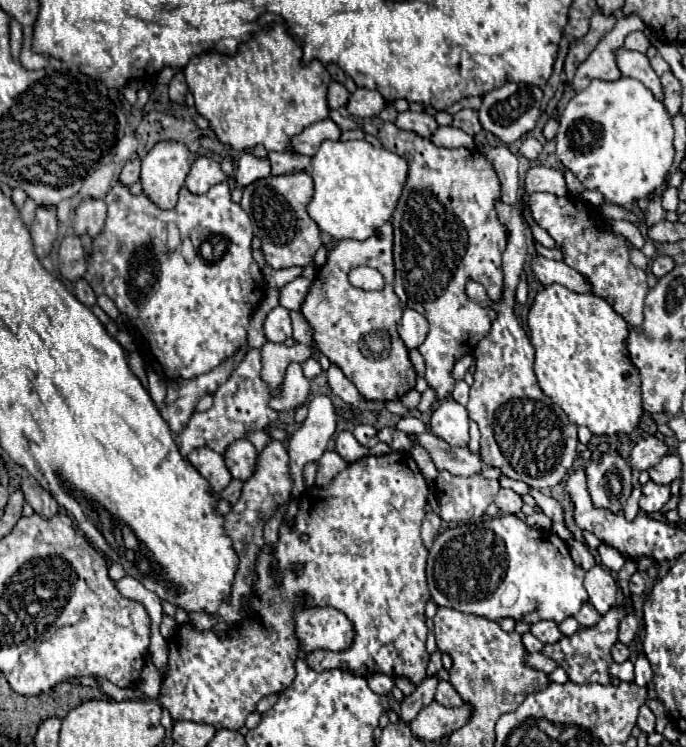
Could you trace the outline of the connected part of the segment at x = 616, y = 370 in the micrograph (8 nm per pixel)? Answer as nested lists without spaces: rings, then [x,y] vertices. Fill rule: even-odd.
[[[550,285],[536,295],[528,313],[530,339],[536,349],[534,371],[540,389],[568,415],[570,423],[584,425],[594,435],[628,435],[636,429],[642,417],[640,373],[632,365],[626,339],[628,323],[598,295],[572,293],[562,285]]]

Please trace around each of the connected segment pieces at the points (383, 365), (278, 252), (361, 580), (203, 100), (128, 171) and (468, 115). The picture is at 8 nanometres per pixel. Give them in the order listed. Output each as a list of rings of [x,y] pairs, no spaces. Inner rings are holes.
[[[384,223],[380,229],[376,229],[376,233],[368,237],[366,241],[354,241],[354,239],[338,241],[338,245],[328,253],[326,265],[318,269],[316,279],[310,287],[310,293],[302,305],[302,313],[314,329],[314,341],[318,349],[330,359],[330,363],[338,365],[344,371],[344,375],[358,387],[362,397],[370,401],[400,401],[414,387],[416,371],[412,367],[404,341],[396,333],[396,325],[402,317],[402,303],[398,295],[394,293],[394,259],[392,259],[392,225],[390,223]],[[356,265],[368,265],[378,269],[386,281],[384,289],[364,291],[350,285],[348,273]]]
[[[306,171],[264,177],[248,187],[244,187],[244,197],[240,207],[248,213],[254,235],[262,241],[262,253],[270,267],[308,267],[314,265],[314,253],[322,247],[322,237],[318,225],[310,219],[306,207],[314,195],[312,177]]]
[[[392,451],[388,455],[380,455],[380,457],[374,457],[374,455],[368,455],[356,463],[350,463],[342,473],[338,473],[334,477],[334,481],[328,485],[328,487],[312,487],[308,491],[304,491],[300,495],[300,503],[298,503],[298,515],[296,515],[296,521],[294,521],[294,527],[288,529],[286,525],[282,525],[280,529],[280,539],[278,539],[278,547],[276,547],[276,553],[270,553],[268,547],[264,547],[264,553],[260,553],[260,561],[256,561],[256,573],[260,573],[260,577],[256,579],[256,595],[252,597],[252,601],[248,601],[248,617],[244,617],[244,625],[238,625],[238,631],[234,631],[230,637],[226,639],[218,639],[212,631],[208,633],[200,633],[196,629],[192,629],[192,625],[184,625],[184,627],[178,627],[176,633],[168,639],[168,647],[170,647],[170,661],[168,661],[168,673],[164,677],[164,685],[162,685],[162,693],[158,697],[158,703],[162,707],[166,707],[172,715],[174,721],[180,721],[180,719],[188,719],[188,721],[194,721],[194,723],[206,723],[206,725],[212,725],[216,729],[240,729],[244,727],[244,721],[250,713],[256,711],[256,705],[262,697],[266,695],[272,695],[272,693],[280,693],[284,689],[288,689],[296,677],[296,669],[294,669],[294,663],[298,659],[298,653],[300,653],[300,641],[296,639],[294,635],[294,629],[296,629],[296,619],[294,619],[294,613],[300,605],[306,605],[306,607],[334,607],[338,611],[342,611],[350,623],[352,623],[352,629],[354,629],[354,641],[348,649],[340,651],[340,653],[330,653],[326,649],[316,649],[316,651],[310,651],[306,653],[306,663],[314,669],[314,671],[326,671],[326,669],[348,669],[350,673],[356,673],[360,677],[370,677],[374,673],[386,673],[386,675],[392,675],[392,677],[408,677],[412,683],[420,683],[424,677],[426,677],[426,665],[428,665],[428,651],[426,651],[426,615],[424,615],[424,607],[426,603],[430,601],[430,593],[428,593],[428,585],[426,585],[426,557],[428,557],[428,551],[424,549],[422,545],[422,539],[420,539],[420,525],[426,517],[426,499],[428,499],[428,485],[426,485],[426,479],[424,475],[420,473],[416,461],[412,459],[412,455],[408,451]],[[306,533],[310,535],[310,539],[304,543],[300,541],[300,535]],[[272,561],[278,563],[278,575],[282,577],[282,583],[276,583],[274,575],[272,575]]]
[[[274,23],[270,29],[256,33],[254,39],[240,45],[238,55],[234,57],[218,55],[218,53],[204,53],[204,55],[192,57],[184,67],[184,75],[194,95],[198,113],[208,119],[210,129],[216,133],[216,137],[222,143],[230,145],[236,151],[264,145],[266,151],[294,153],[292,137],[298,135],[308,125],[322,121],[330,115],[330,107],[326,101],[330,73],[320,61],[302,65],[300,59],[302,59],[302,49],[286,33],[286,27],[282,23]]]
[[[132,159],[122,167],[118,181],[126,187],[132,187],[138,181],[138,175],[140,175],[140,159]]]
[[[462,109],[454,115],[454,123],[452,127],[458,127],[462,131],[466,131],[468,135],[476,135],[482,131],[480,119],[478,119],[478,111],[476,109]]]

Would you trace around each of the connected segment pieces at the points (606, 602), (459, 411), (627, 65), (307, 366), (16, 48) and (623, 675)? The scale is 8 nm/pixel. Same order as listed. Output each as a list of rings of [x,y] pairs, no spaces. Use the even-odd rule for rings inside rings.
[[[600,565],[592,567],[586,577],[584,577],[584,587],[588,591],[590,603],[596,607],[596,611],[600,615],[604,615],[610,607],[614,607],[616,603],[616,593],[618,593],[618,585],[612,579],[612,575],[602,569]]]
[[[454,399],[440,401],[430,417],[430,431],[452,445],[468,445],[468,411]]]
[[[620,49],[616,55],[616,61],[618,61],[618,69],[622,71],[624,77],[642,81],[658,101],[664,101],[664,89],[662,89],[660,77],[654,73],[654,69],[650,67],[650,59],[644,53]]]
[[[313,357],[306,360],[302,364],[302,368],[303,368],[304,375],[310,380],[315,378],[322,372],[322,368],[321,368],[320,364]]]
[[[16,19],[10,21],[10,47],[12,47],[12,57],[18,59],[22,49],[22,27]]]
[[[624,661],[624,663],[610,663],[610,677],[618,677],[620,681],[632,681],[632,661]]]

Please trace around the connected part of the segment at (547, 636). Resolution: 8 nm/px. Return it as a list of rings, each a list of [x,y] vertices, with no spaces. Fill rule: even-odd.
[[[538,621],[536,625],[532,625],[532,635],[536,635],[542,643],[556,643],[560,641],[564,635],[558,629],[556,621]]]

